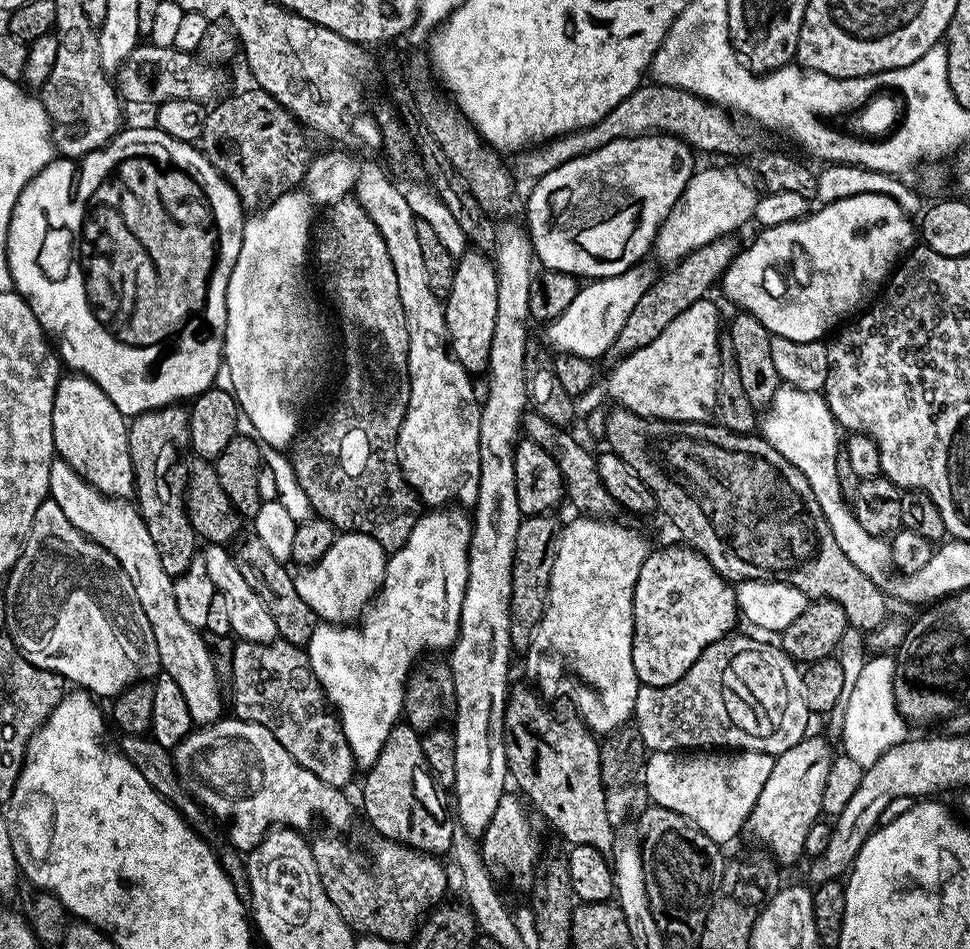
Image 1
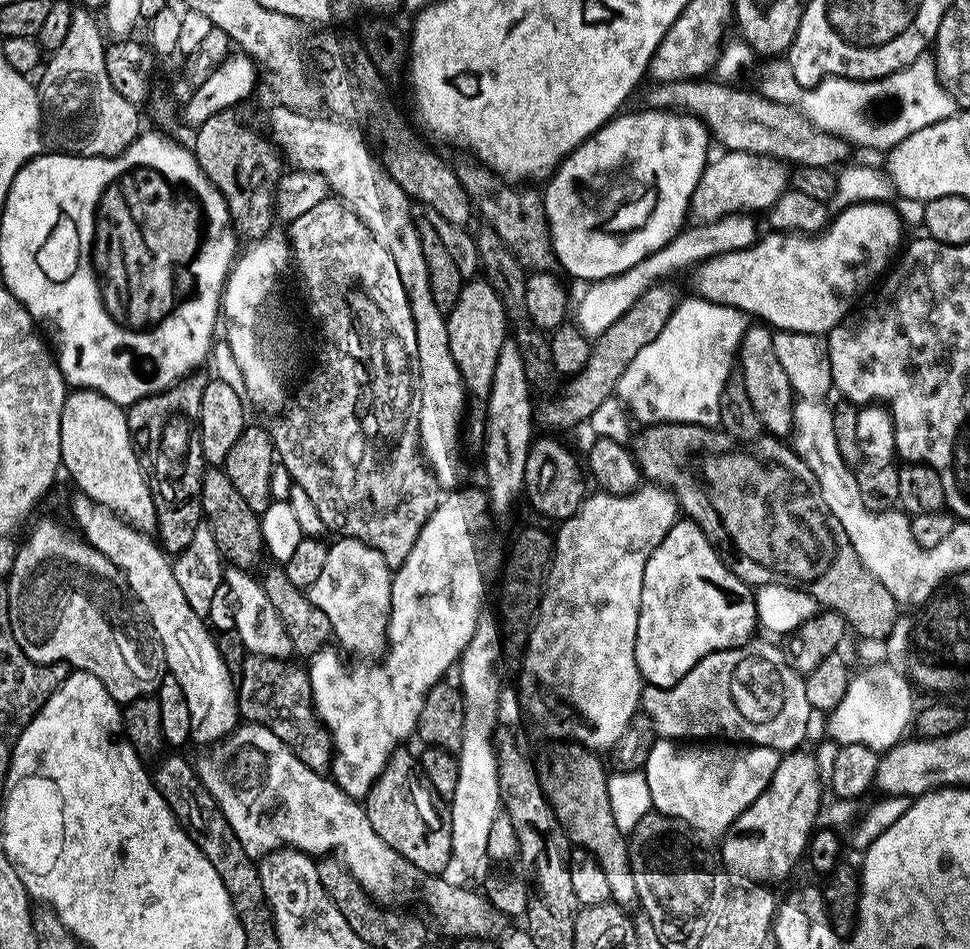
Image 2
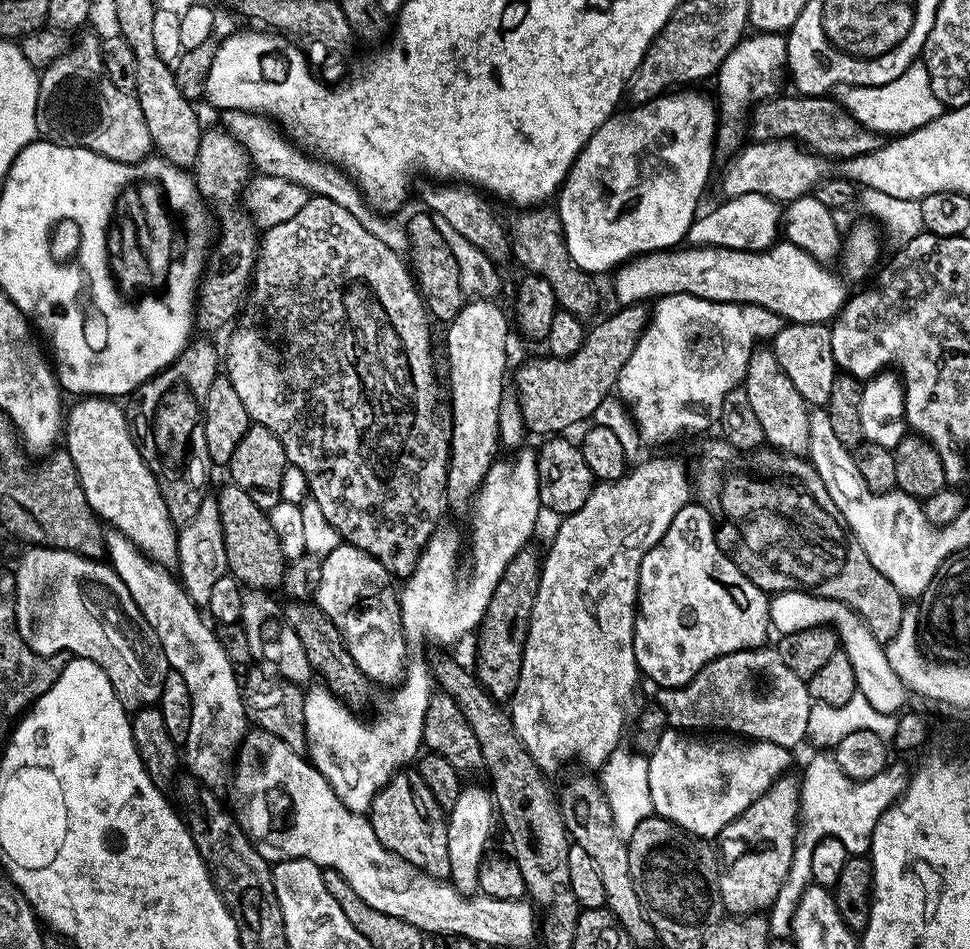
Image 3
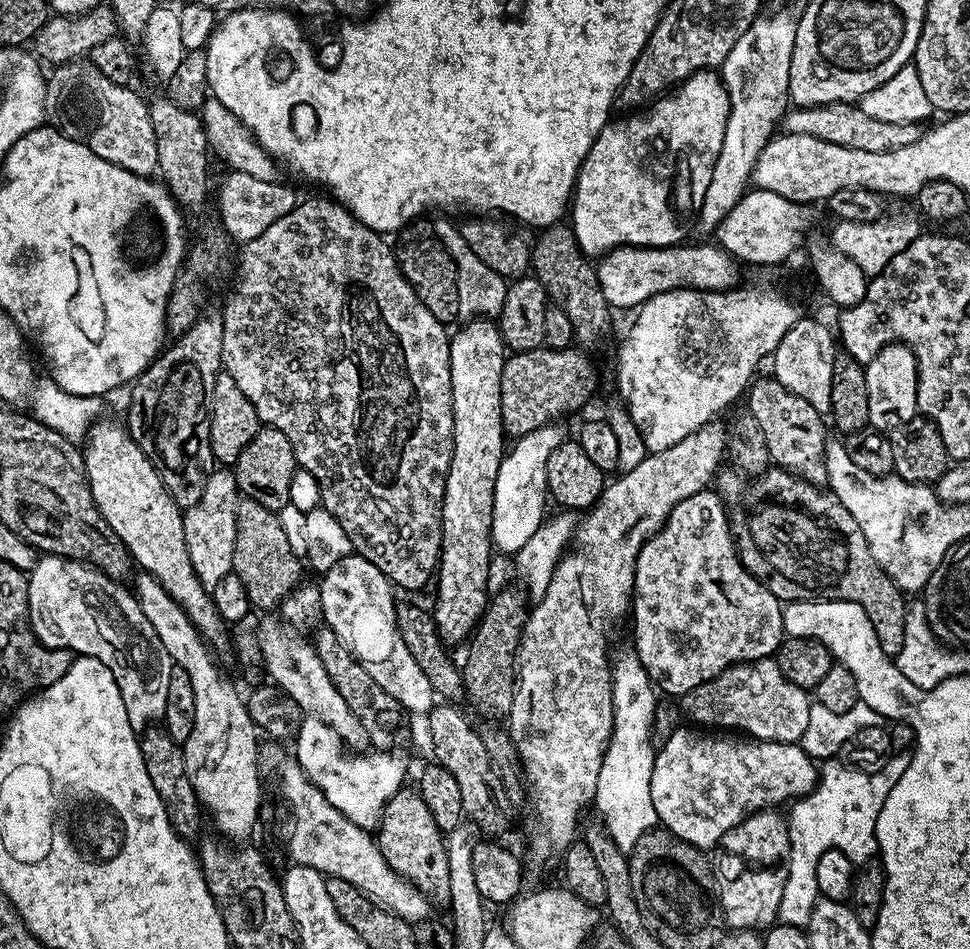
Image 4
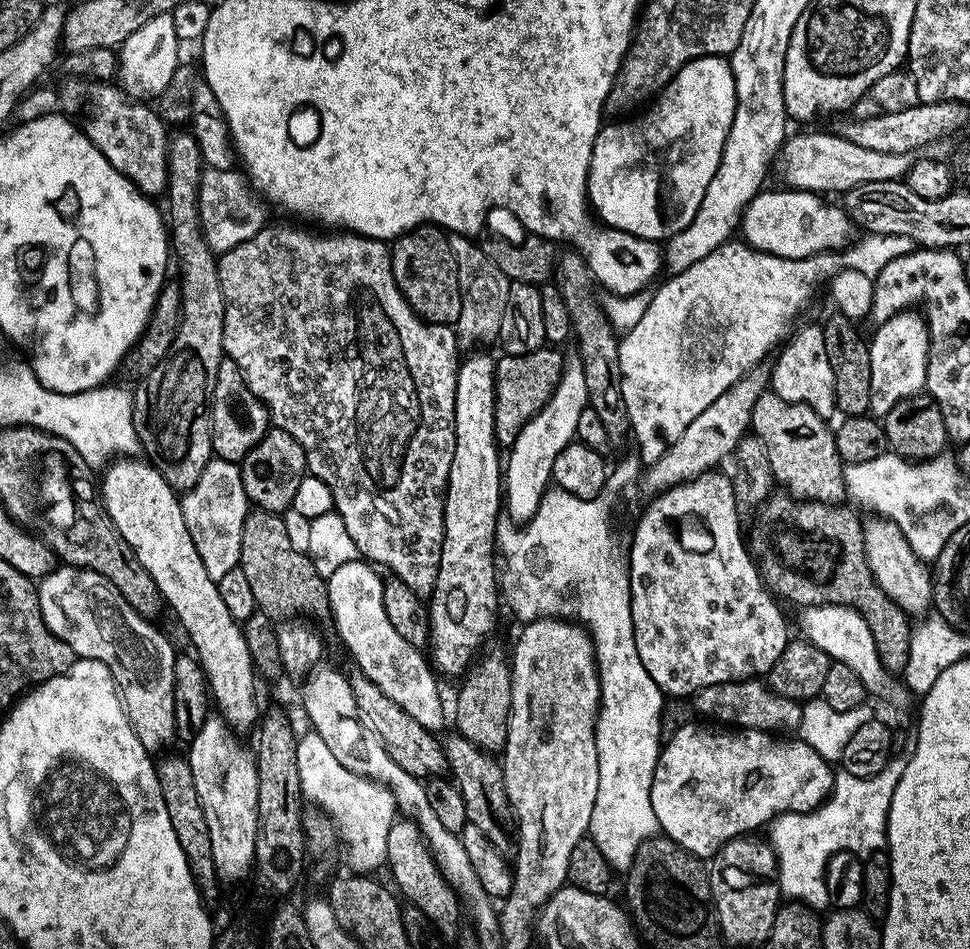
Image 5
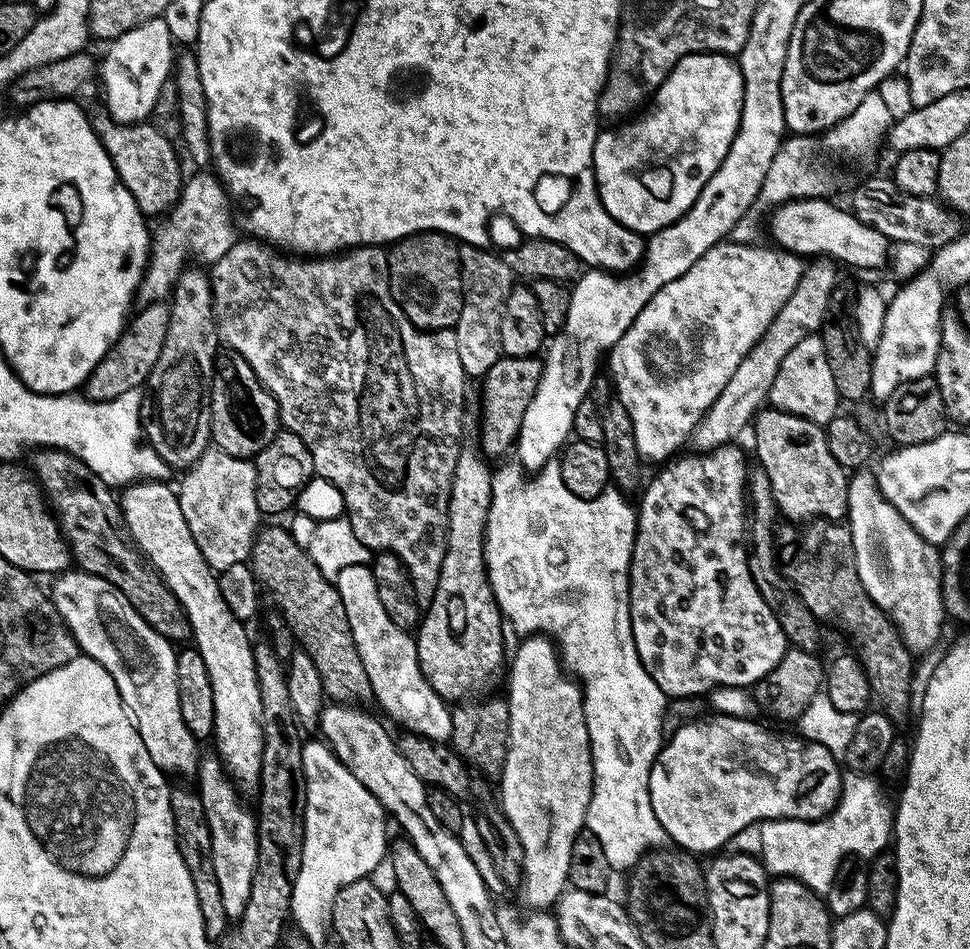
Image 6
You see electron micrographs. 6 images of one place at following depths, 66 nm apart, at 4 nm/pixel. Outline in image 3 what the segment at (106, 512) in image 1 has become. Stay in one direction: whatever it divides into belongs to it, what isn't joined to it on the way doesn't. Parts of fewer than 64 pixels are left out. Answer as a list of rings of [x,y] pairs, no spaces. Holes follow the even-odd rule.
[[[109,531],[104,537],[104,546],[107,561],[122,578],[122,582],[126,582],[130,598],[134,598],[146,622],[150,622],[154,634],[158,634],[169,669],[186,678],[186,687],[190,689],[192,699],[192,713],[190,734],[182,741],[183,763],[187,771],[197,776],[202,783],[217,786],[227,776],[229,779],[229,768],[237,755],[240,741],[250,731],[237,669],[233,668],[230,658],[226,658],[226,650],[222,650],[213,625],[200,617],[201,609],[188,597],[184,585],[169,569],[155,564],[121,532]]]

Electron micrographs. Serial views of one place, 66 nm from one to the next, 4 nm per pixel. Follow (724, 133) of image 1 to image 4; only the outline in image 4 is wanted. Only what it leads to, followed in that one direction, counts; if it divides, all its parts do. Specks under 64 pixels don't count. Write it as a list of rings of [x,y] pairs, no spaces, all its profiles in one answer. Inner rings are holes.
[[[852,102],[820,104],[817,108],[793,107],[785,112],[782,128],[790,134],[810,134],[814,138],[834,142],[834,146],[850,146],[850,150],[871,150],[877,154],[882,154],[882,150],[898,150],[901,146],[910,146],[910,142],[918,142],[922,131],[919,123],[884,122],[872,118]]]

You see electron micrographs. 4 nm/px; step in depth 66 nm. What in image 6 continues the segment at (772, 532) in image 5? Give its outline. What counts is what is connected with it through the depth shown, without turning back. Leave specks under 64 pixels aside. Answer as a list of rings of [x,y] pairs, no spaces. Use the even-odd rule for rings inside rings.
[[[813,520],[805,523],[800,532],[800,537],[793,544],[783,545],[782,552],[788,557],[783,557],[782,571],[784,577],[794,586],[794,590],[806,602],[806,606],[816,615],[821,622],[837,620],[846,631],[852,635],[856,643],[855,655],[864,665],[868,681],[872,687],[873,697],[880,700],[879,707],[883,713],[892,720],[896,726],[901,726],[908,720],[908,715],[913,715],[914,700],[912,704],[912,692],[914,693],[914,653],[902,642],[894,622],[884,611],[881,610],[866,594],[862,586],[862,578],[858,578],[856,559],[854,558],[854,542],[852,541],[852,530],[847,523],[835,520]]]

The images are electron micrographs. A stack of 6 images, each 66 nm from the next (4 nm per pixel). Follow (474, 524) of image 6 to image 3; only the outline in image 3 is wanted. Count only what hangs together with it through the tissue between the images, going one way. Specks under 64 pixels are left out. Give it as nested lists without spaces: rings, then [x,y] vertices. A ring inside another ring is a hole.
[[[469,299],[464,305],[460,307],[460,313],[447,321],[446,328],[448,328],[448,380],[452,386],[452,424],[450,423],[450,443],[448,446],[448,490],[446,493],[446,500],[449,505],[452,504],[456,508],[464,508],[473,503],[474,497],[480,491],[484,480],[488,476],[488,471],[492,465],[497,463],[498,456],[496,451],[501,451],[502,445],[500,442],[500,435],[498,434],[498,410],[504,397],[506,389],[504,389],[504,375],[508,372],[508,324],[510,328],[510,316],[503,312],[502,309],[496,305],[495,299],[491,300],[473,300]]]

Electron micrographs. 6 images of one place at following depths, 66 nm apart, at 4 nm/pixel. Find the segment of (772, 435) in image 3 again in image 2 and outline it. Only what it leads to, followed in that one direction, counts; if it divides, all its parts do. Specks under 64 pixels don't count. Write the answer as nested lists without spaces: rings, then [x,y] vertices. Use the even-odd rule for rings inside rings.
[[[756,322],[746,329],[740,340],[738,374],[744,379],[746,395],[750,397],[750,402],[754,402],[754,410],[758,410],[765,433],[777,438],[787,437],[792,432],[794,393],[790,378],[786,378],[786,370],[782,370],[782,362],[778,362],[778,354],[774,354],[774,332],[771,327]]]

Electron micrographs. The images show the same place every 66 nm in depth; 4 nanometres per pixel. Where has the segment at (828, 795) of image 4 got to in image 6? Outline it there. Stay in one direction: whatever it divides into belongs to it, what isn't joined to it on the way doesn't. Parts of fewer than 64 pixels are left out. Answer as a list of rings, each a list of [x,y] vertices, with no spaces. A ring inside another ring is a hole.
[[[843,771],[840,801],[823,821],[761,821],[758,826],[762,852],[760,858],[765,871],[778,878],[800,880],[812,892],[826,896],[843,860],[853,856],[860,860],[871,860],[885,851],[894,832],[894,812],[876,778],[869,773]]]

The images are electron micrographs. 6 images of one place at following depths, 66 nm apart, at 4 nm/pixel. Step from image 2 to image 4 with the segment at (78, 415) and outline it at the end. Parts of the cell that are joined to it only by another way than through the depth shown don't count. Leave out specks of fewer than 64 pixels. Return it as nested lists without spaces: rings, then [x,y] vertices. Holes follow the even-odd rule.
[[[105,418],[97,419],[96,423],[88,429],[86,445],[83,449],[84,465],[88,475],[88,485],[92,491],[94,502],[106,518],[110,530],[122,543],[128,547],[128,554],[137,565],[140,564],[147,575],[152,576],[178,602],[184,607],[184,613],[190,618],[190,622],[200,632],[200,636],[213,649],[227,649],[230,644],[230,636],[226,631],[226,622],[220,617],[220,612],[214,606],[212,593],[205,588],[202,582],[198,582],[198,574],[194,574],[194,566],[190,562],[190,554],[186,550],[186,538],[184,537],[184,514],[181,508],[170,498],[158,470],[146,458],[146,454],[137,446],[131,436],[128,435],[127,427],[123,423],[111,424]]]

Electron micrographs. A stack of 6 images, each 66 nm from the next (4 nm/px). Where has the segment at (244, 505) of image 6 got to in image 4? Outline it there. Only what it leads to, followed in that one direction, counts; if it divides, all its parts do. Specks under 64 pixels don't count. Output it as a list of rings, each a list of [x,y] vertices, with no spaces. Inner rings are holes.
[[[213,470],[208,475],[206,490],[202,490],[202,498],[194,502],[194,506],[183,509],[184,537],[186,550],[190,554],[190,562],[194,566],[194,574],[198,574],[198,582],[202,582],[207,589],[222,582],[232,572],[234,562],[234,538],[236,537],[236,506],[242,499],[242,493],[236,486],[235,475],[228,470]]]

